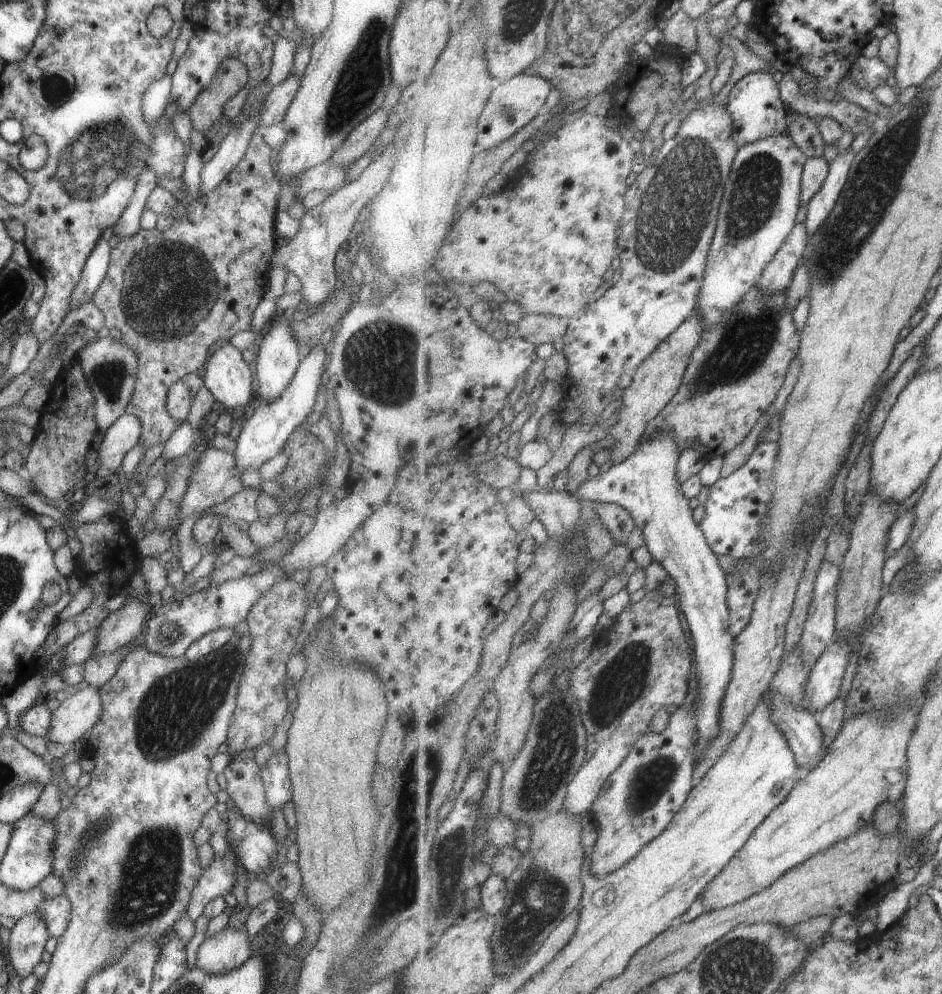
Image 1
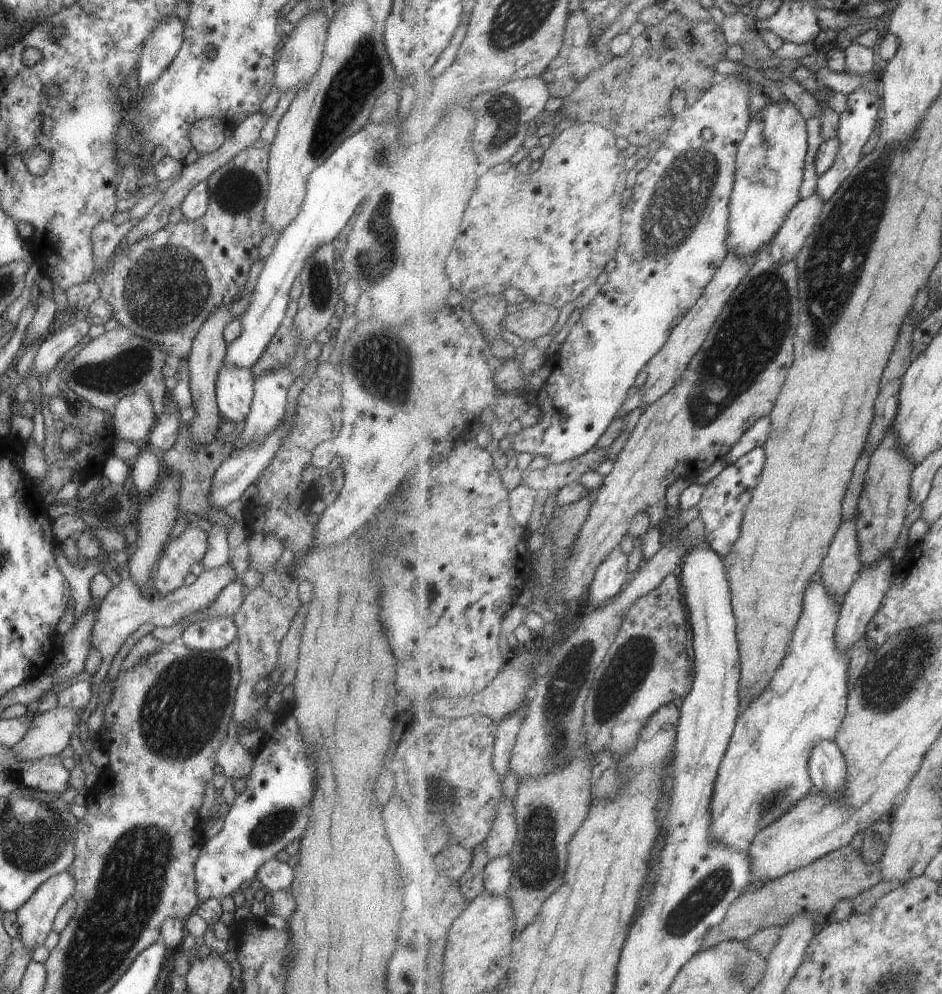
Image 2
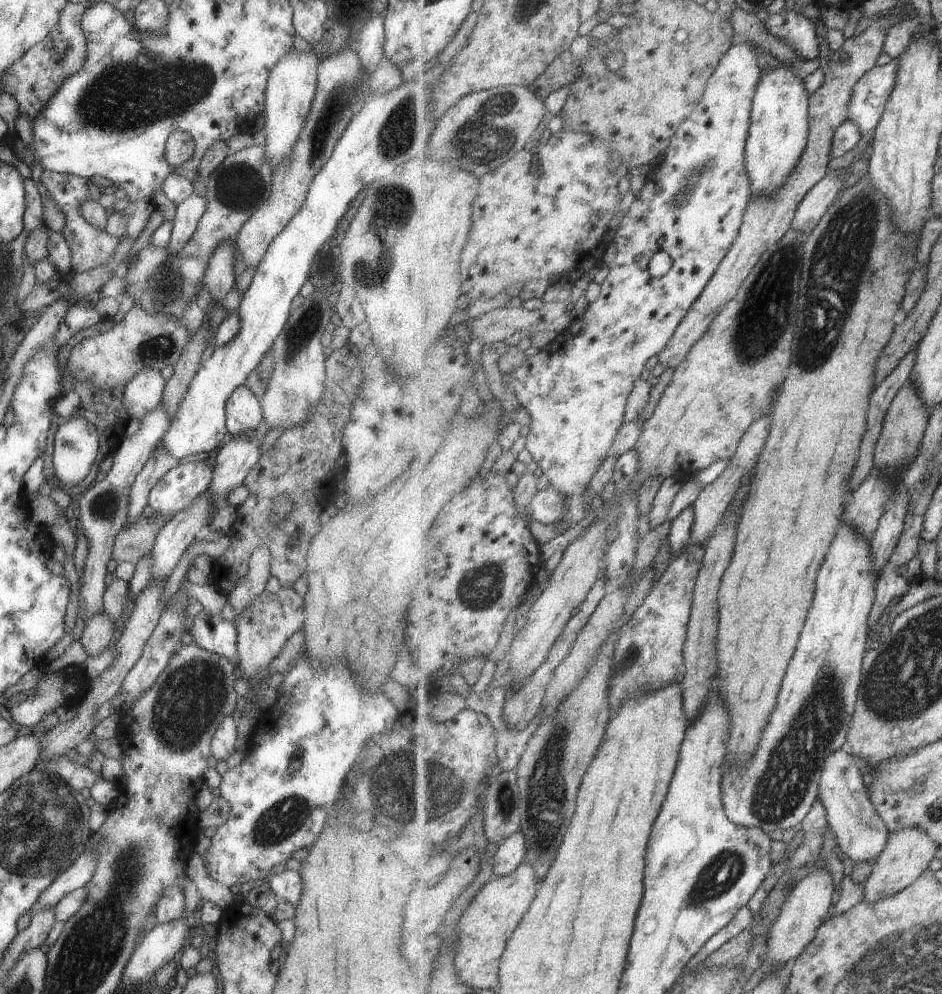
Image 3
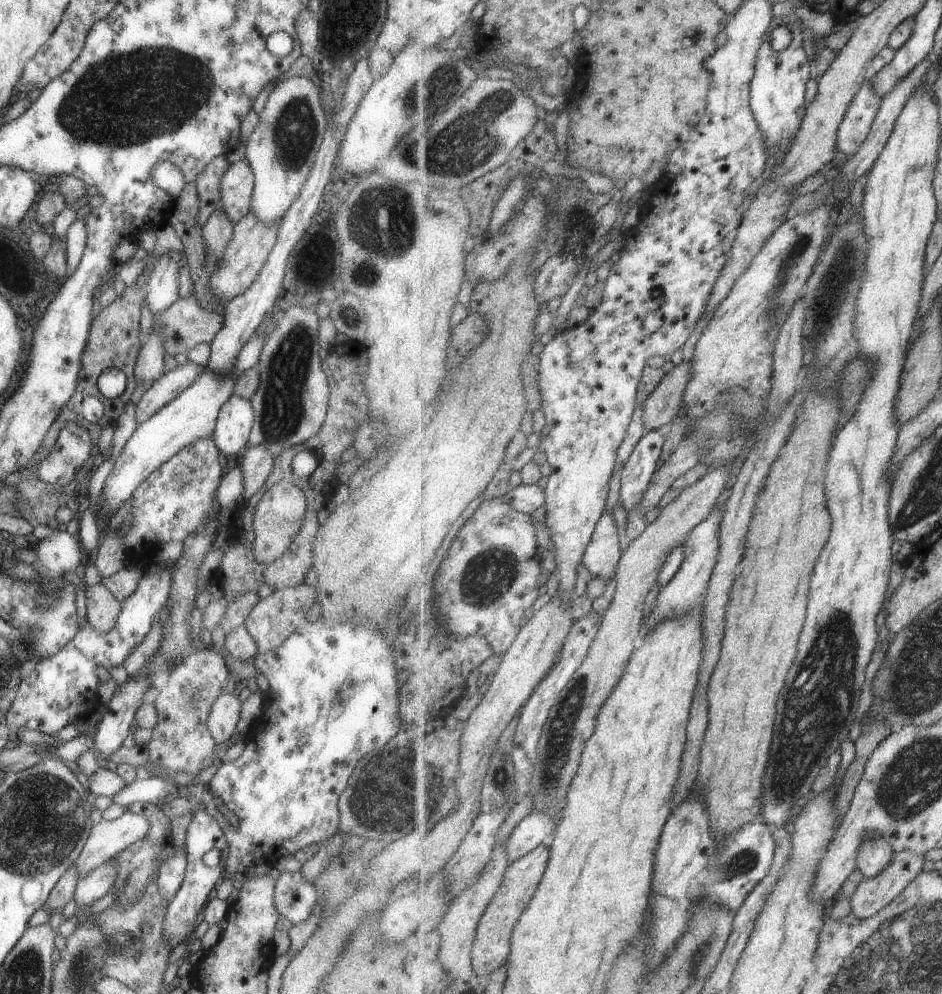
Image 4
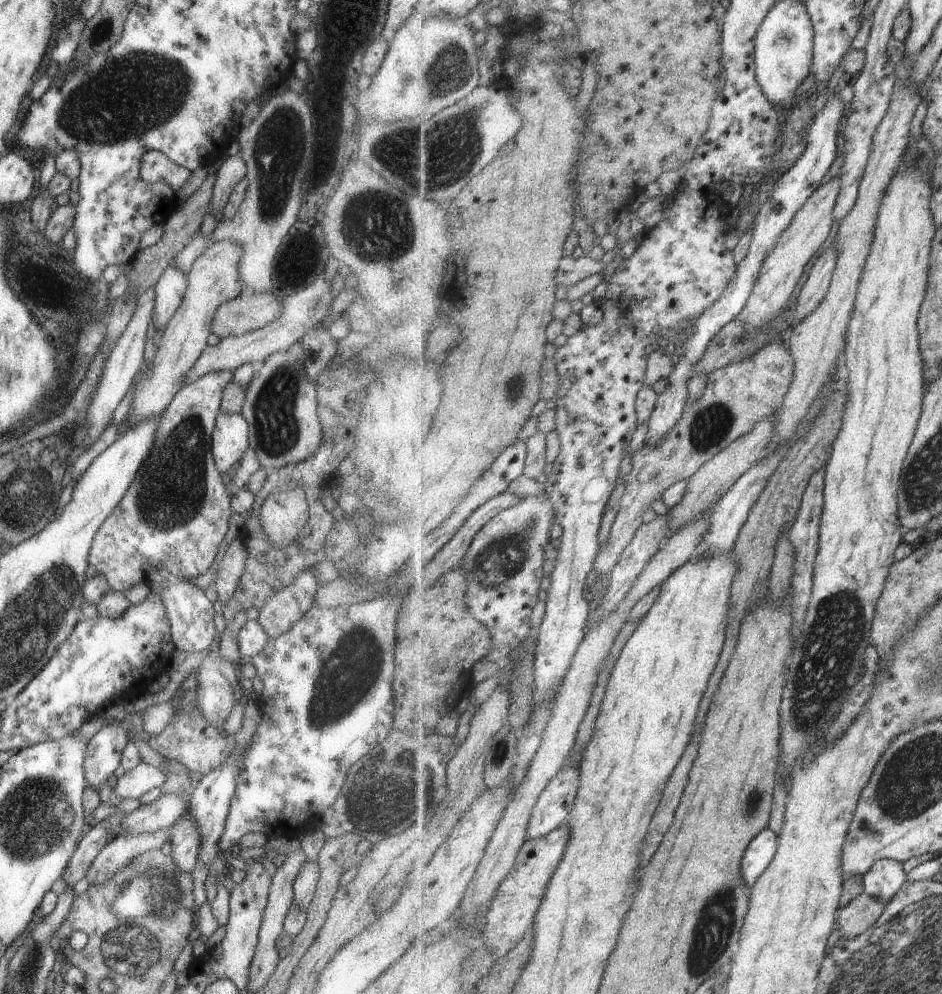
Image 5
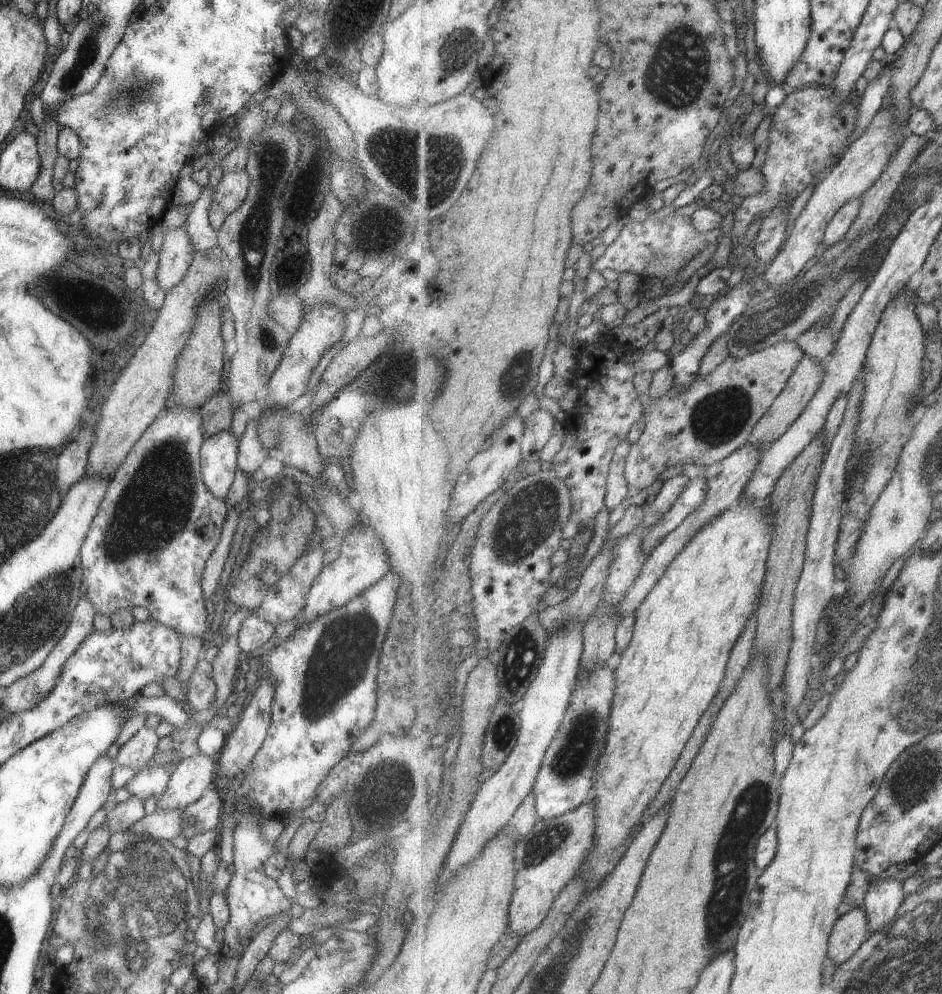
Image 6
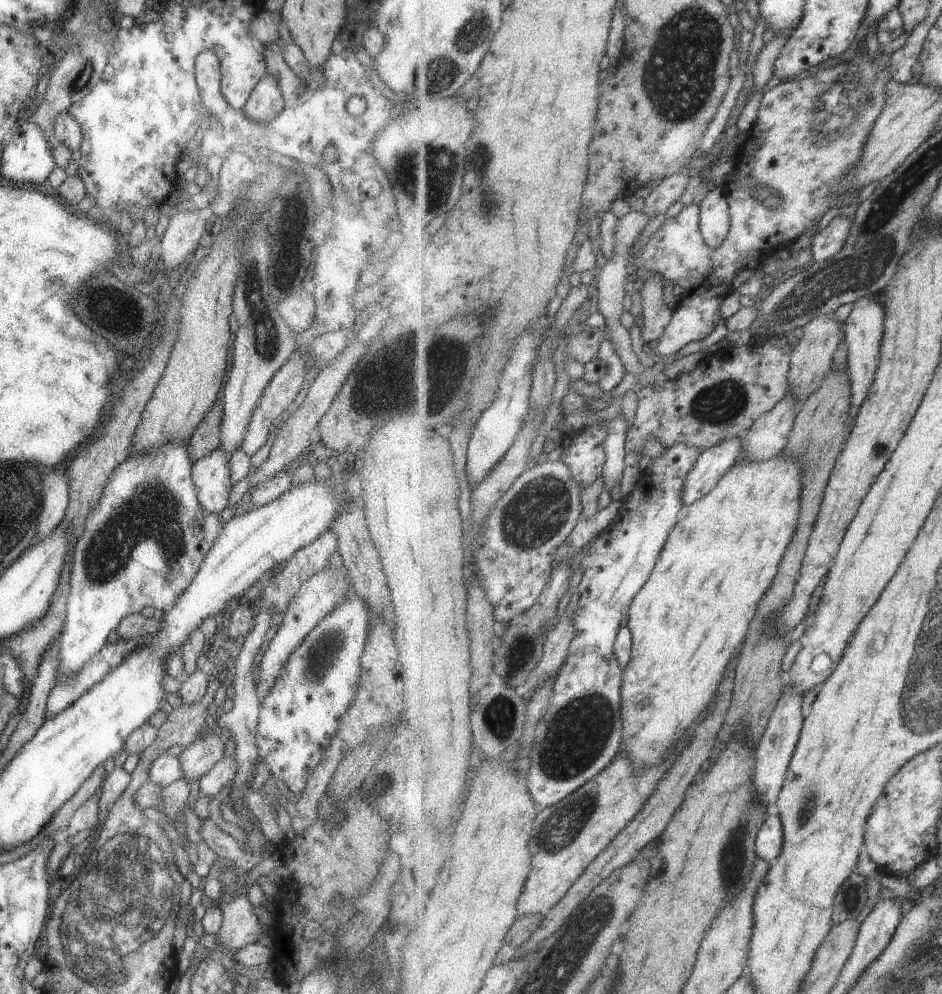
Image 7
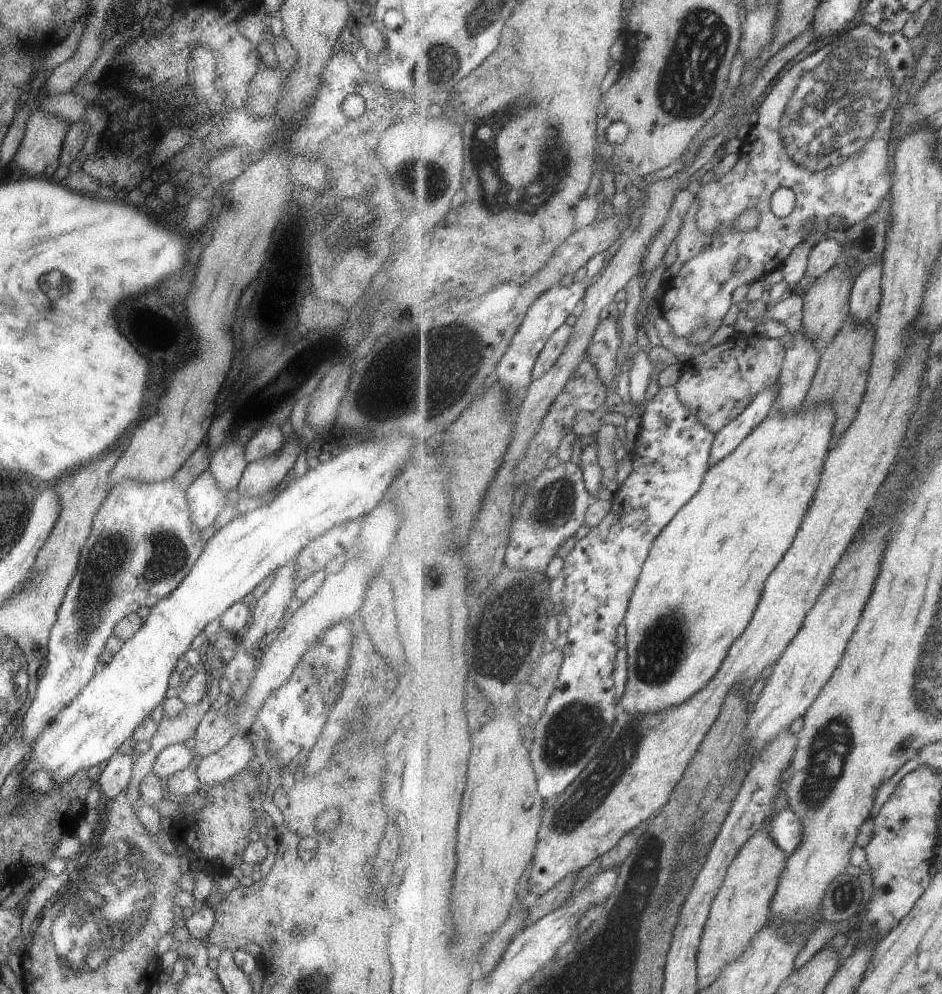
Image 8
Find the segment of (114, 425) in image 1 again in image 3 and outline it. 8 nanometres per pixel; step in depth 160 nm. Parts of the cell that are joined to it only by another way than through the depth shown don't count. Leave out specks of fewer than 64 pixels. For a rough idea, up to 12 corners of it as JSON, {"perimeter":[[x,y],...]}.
{"perimeter":[[145,369],[122,390],[128,418],[141,420],[161,402],[164,380]]}

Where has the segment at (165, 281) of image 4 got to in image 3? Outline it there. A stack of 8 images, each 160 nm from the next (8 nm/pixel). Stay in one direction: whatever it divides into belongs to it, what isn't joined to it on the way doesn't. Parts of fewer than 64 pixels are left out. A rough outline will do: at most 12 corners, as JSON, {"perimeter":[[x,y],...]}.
{"perimeter":[[193,192],[175,204],[166,249],[174,253],[196,229],[205,197]]}

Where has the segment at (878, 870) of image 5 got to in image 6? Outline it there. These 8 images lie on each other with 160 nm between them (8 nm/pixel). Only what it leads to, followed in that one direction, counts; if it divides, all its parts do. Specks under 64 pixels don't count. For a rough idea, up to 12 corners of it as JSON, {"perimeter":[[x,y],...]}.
{"perimeter":[[877,878],[864,909],[871,935],[896,918],[905,897],[895,878]]}

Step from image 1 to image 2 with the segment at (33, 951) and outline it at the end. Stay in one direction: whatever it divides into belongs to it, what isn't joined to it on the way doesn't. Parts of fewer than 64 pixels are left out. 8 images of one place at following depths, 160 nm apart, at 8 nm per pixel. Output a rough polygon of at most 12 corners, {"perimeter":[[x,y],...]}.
{"perimeter":[[67,871],[42,882],[15,911],[16,943],[43,944],[74,880]]}

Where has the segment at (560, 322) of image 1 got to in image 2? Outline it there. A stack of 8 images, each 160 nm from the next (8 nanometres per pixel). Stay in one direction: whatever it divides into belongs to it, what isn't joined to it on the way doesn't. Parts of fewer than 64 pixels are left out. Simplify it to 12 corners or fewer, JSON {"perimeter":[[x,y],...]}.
{"perimeter":[[535,303],[508,315],[503,327],[524,340],[550,334],[559,309]]}

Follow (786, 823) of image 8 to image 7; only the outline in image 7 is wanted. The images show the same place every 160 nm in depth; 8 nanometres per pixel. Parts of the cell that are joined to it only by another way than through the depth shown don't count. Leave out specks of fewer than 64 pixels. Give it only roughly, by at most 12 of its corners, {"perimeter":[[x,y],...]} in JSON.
{"perimeter":[[774,811],[758,832],[756,852],[771,866],[785,840]]}

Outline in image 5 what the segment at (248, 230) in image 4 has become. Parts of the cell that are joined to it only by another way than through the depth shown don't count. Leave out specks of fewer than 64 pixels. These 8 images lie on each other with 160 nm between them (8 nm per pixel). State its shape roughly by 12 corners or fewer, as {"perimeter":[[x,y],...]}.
{"perimeter":[[240,244],[192,262],[179,306],[143,364],[126,418],[163,412],[206,347],[213,313],[242,294]]}

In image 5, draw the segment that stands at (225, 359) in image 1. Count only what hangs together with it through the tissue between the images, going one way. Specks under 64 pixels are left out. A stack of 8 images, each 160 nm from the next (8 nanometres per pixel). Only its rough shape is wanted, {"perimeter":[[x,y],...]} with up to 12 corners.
{"perimeter":[[218,411],[210,436],[214,467],[226,472],[248,447],[248,422]]}

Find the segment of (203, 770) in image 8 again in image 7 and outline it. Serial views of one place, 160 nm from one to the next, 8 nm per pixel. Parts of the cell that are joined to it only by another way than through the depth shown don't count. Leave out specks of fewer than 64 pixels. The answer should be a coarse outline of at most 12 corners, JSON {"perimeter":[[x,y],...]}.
{"perimeter":[[222,756],[198,780],[198,794],[221,795],[238,766]]}

